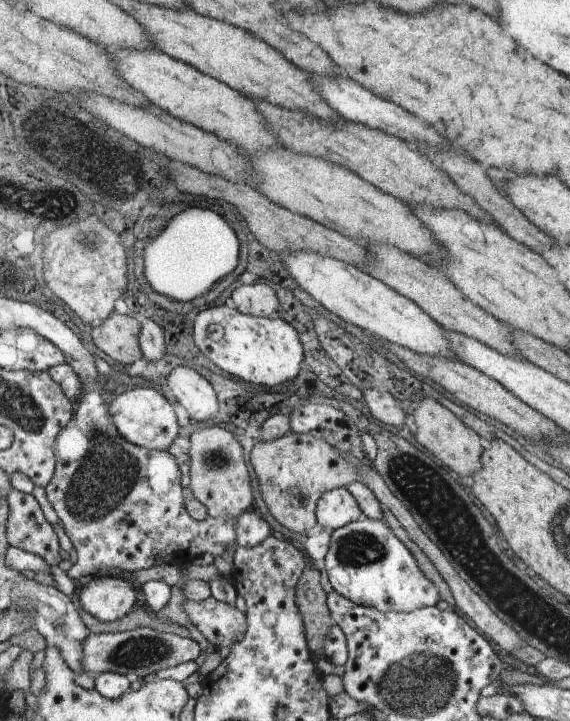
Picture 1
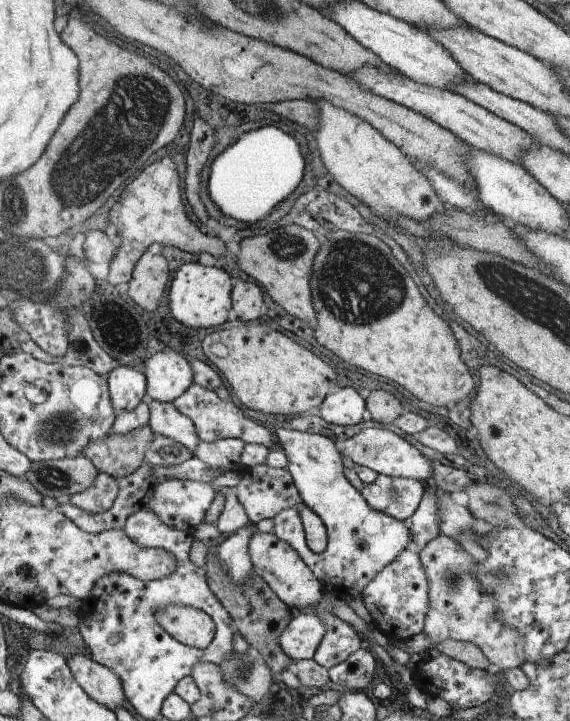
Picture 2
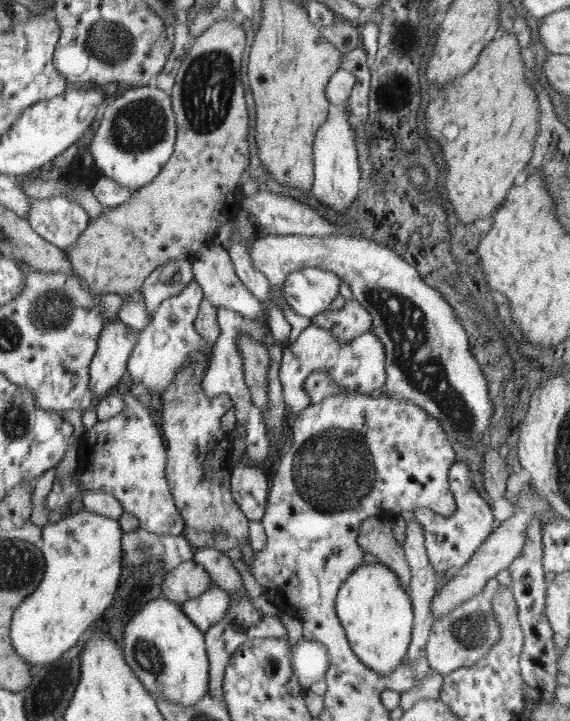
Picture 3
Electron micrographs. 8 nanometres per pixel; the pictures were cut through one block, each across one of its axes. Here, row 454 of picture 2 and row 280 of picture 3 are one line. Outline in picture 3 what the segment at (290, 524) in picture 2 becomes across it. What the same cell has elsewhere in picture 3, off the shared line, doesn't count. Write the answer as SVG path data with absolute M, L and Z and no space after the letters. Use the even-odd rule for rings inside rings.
M302 268L292 272L283 287L283 298L300 316L311 319L323 313L338 296L340 278L322 268Z

